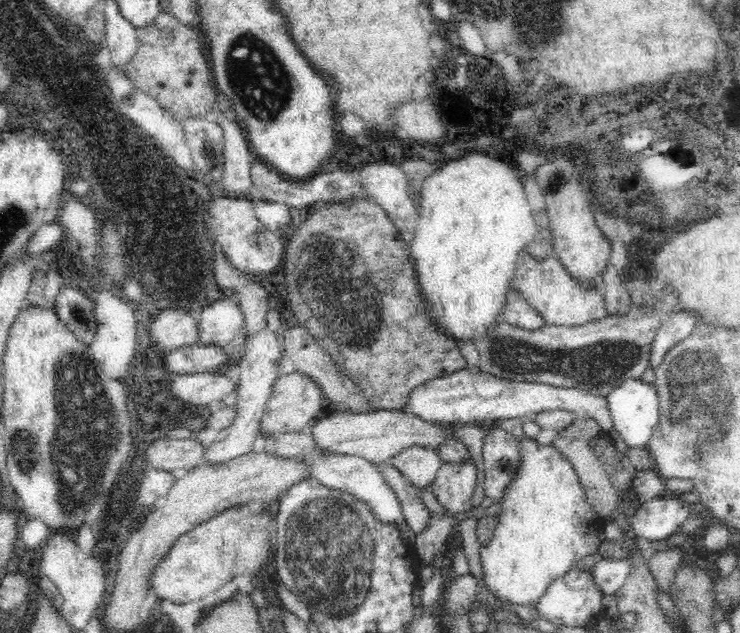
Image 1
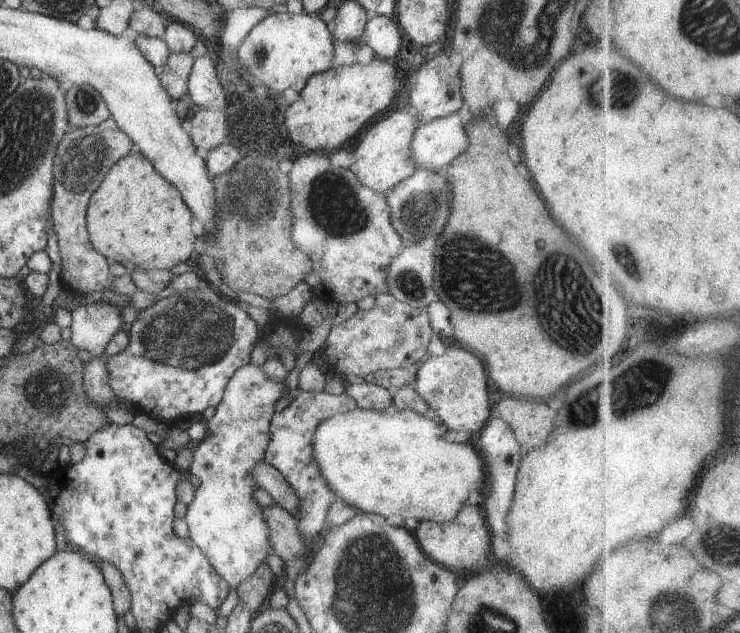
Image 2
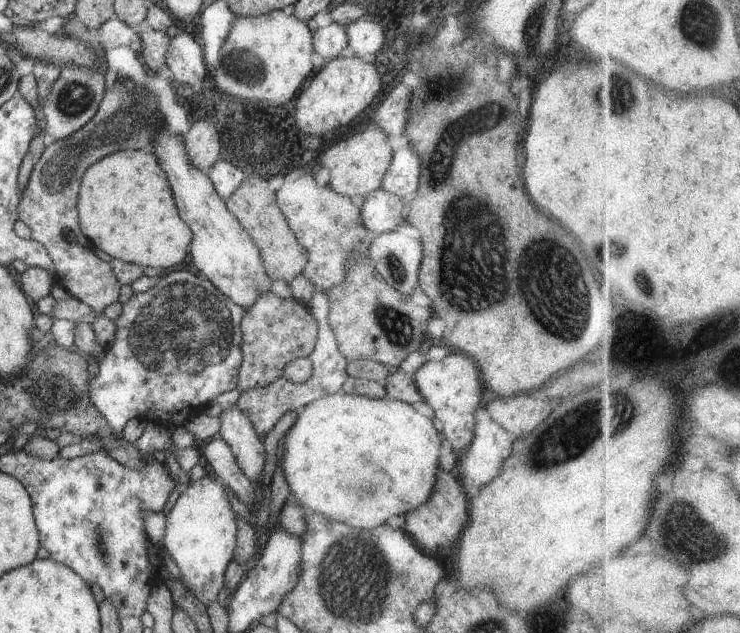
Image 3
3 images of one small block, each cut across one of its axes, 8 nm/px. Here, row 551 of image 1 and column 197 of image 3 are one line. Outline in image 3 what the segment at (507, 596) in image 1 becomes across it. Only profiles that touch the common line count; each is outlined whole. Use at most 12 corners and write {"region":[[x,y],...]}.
{"region":[[182,488],[163,547],[206,607],[224,588],[238,534],[228,488]]}

